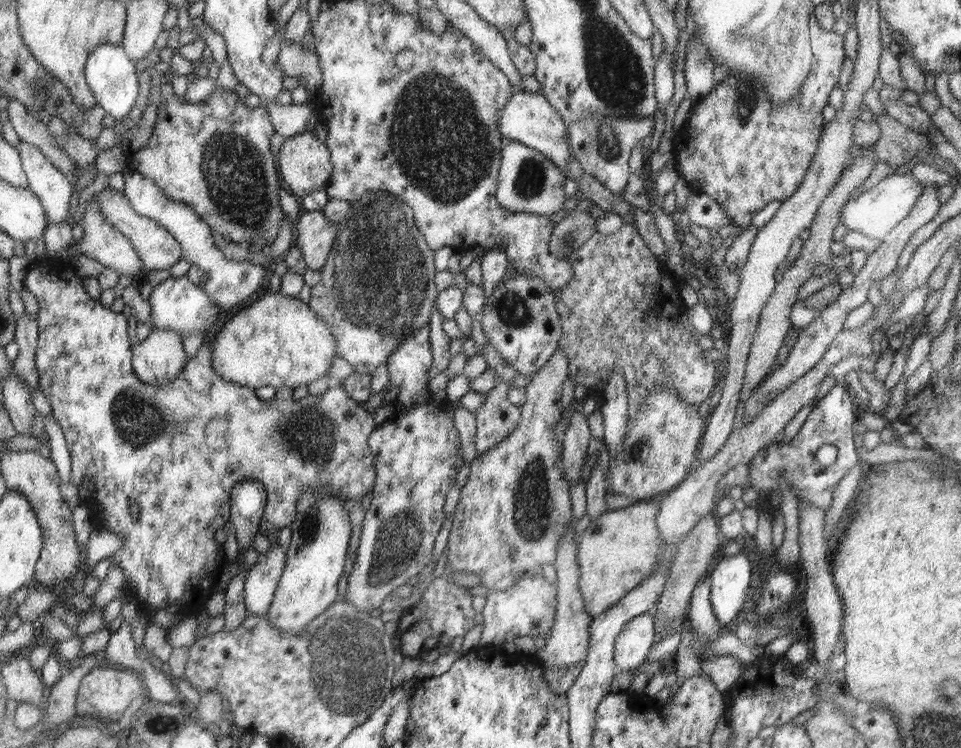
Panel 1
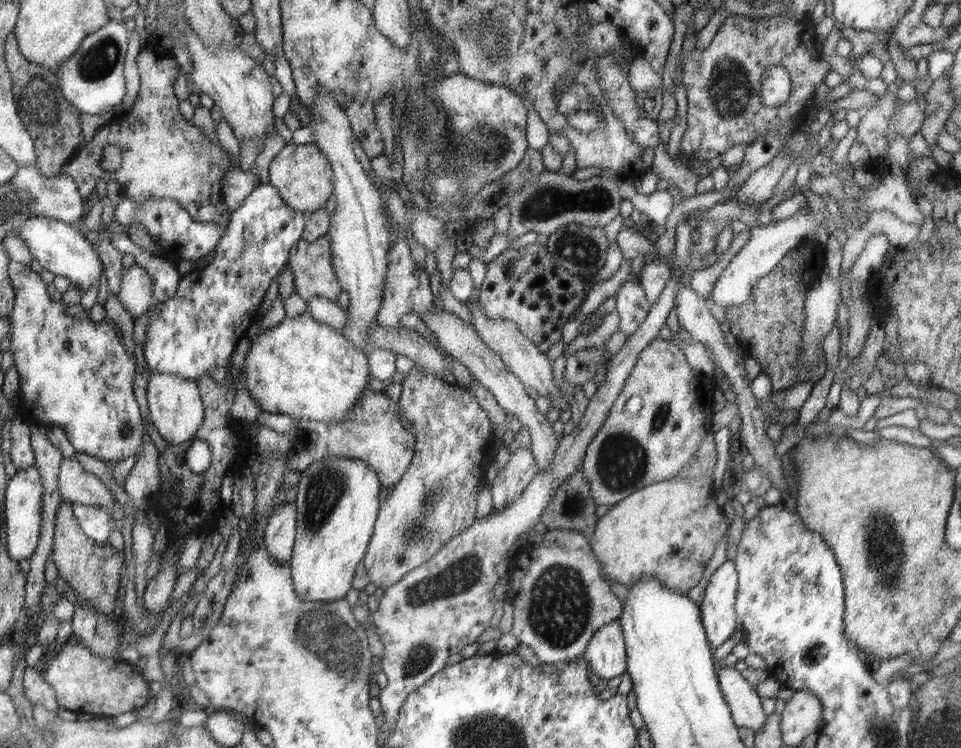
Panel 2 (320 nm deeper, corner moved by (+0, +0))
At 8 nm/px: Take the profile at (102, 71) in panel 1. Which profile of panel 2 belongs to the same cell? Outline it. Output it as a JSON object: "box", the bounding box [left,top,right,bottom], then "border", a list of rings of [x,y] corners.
{"box":[58,19,131,115],"border":[[[112,19],[100,30],[89,34],[81,42],[81,48],[58,70],[58,83],[61,84],[62,97],[71,102],[83,114],[102,115],[112,106],[120,104],[126,94],[124,84],[124,54],[128,46],[128,36],[131,32],[126,30],[122,21]]]}

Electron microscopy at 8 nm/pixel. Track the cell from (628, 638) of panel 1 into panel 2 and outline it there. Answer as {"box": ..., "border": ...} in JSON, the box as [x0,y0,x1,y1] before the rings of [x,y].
{"box":[583,620,626,681],"border":[[[618,620],[606,623],[583,652],[594,679],[608,681],[626,672],[626,647]]]}

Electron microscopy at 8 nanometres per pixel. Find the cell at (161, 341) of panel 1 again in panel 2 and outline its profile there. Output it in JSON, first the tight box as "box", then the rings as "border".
{"box":[146,374,205,444],"border":[[[149,374],[146,391],[149,415],[154,428],[169,444],[189,444],[205,422],[205,405],[198,382],[178,378],[177,374]]]}

